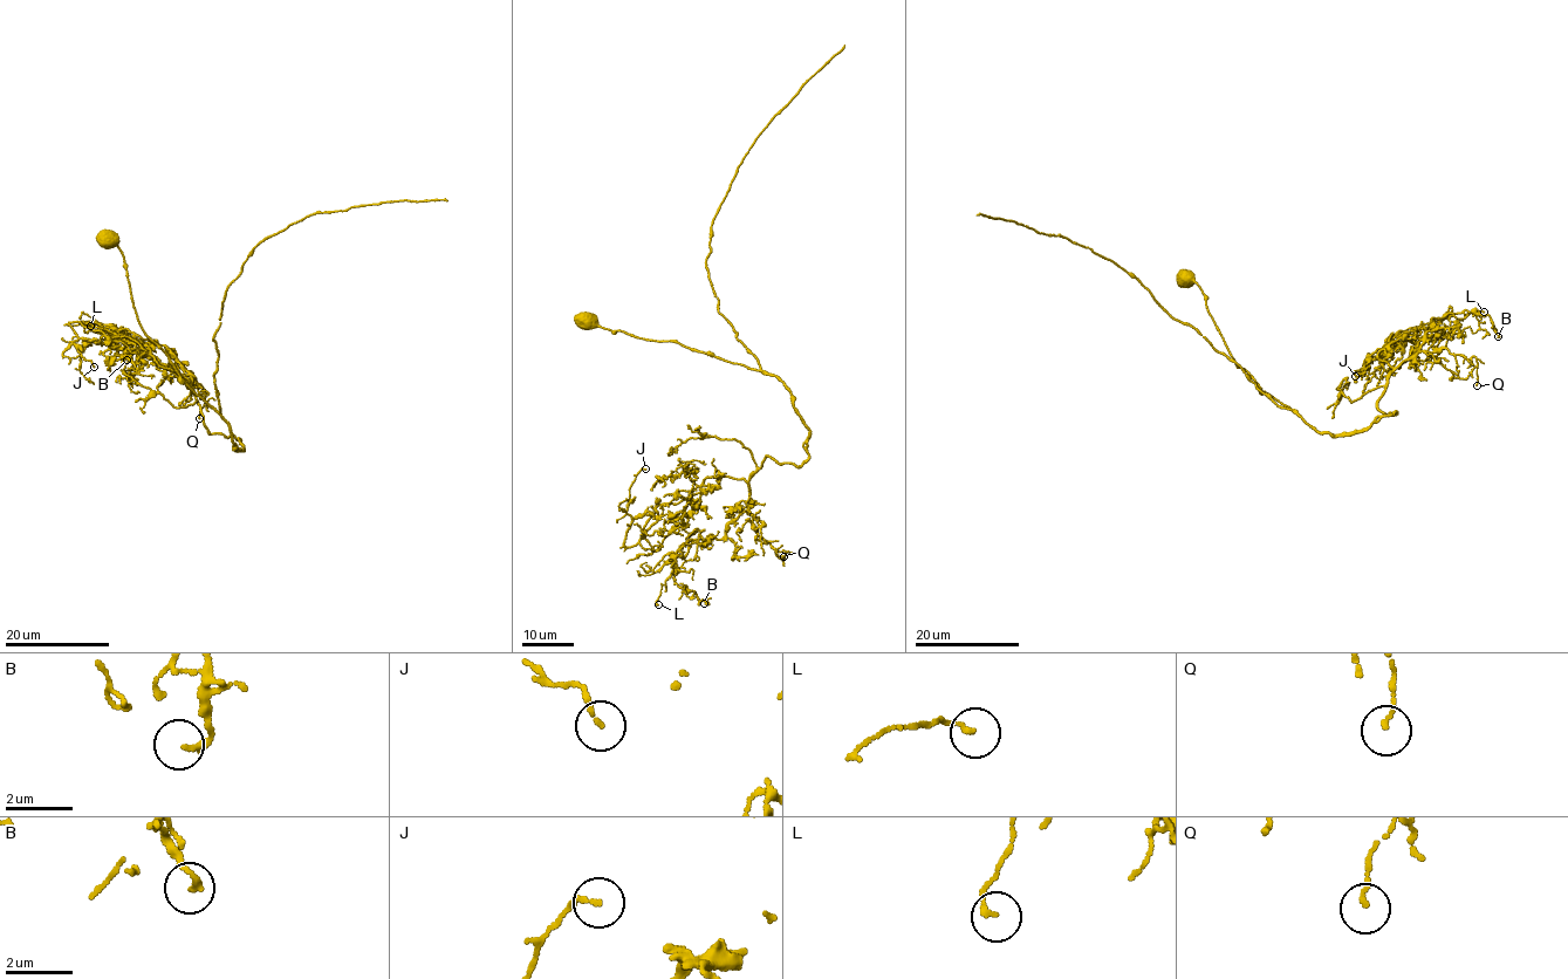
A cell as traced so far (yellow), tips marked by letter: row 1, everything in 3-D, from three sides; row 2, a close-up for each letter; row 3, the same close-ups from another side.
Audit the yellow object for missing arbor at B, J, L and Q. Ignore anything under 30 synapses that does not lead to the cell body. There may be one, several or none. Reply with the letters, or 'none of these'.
none of these

